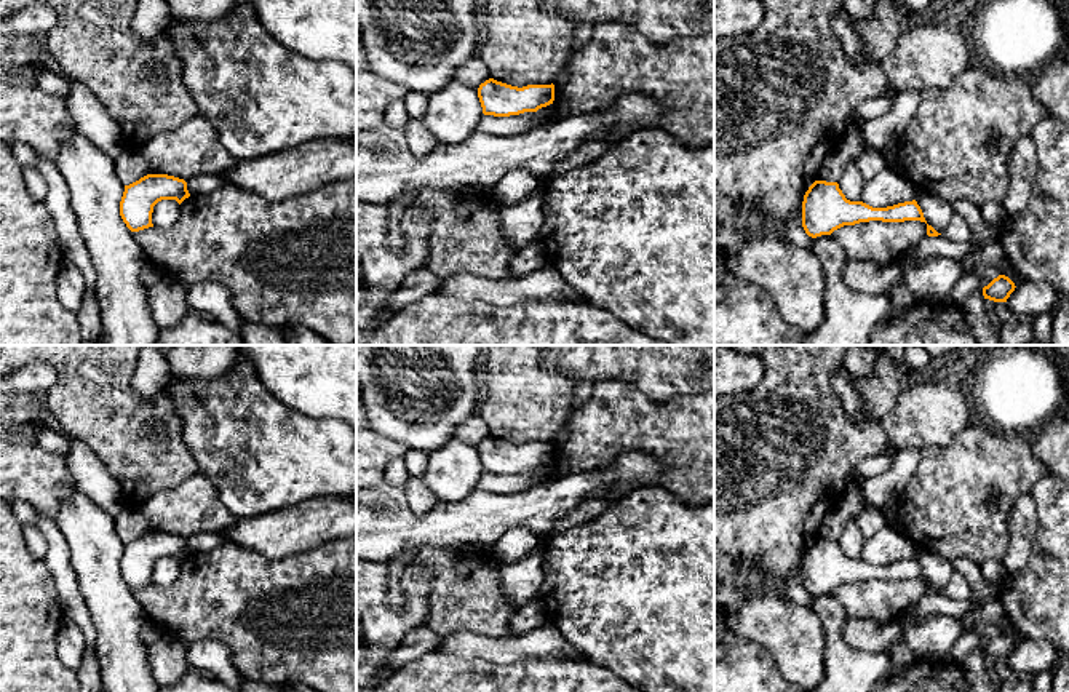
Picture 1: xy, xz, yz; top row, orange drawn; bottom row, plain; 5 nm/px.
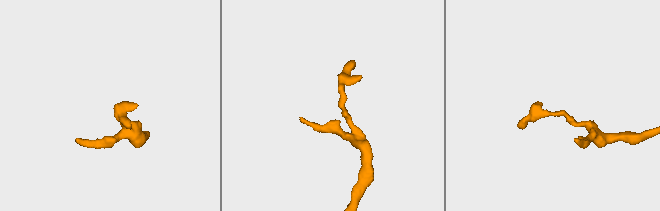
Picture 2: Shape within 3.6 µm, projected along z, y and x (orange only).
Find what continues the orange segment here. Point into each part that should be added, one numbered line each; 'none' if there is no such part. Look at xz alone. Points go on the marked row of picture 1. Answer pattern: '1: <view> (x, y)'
none

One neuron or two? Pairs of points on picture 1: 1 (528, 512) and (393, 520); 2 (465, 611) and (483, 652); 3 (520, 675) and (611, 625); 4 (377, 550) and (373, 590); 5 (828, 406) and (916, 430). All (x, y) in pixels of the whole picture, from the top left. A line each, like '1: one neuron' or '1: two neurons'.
1: one neuron
2: two neurons
3: two neurons
4: two neurons
5: two neurons

